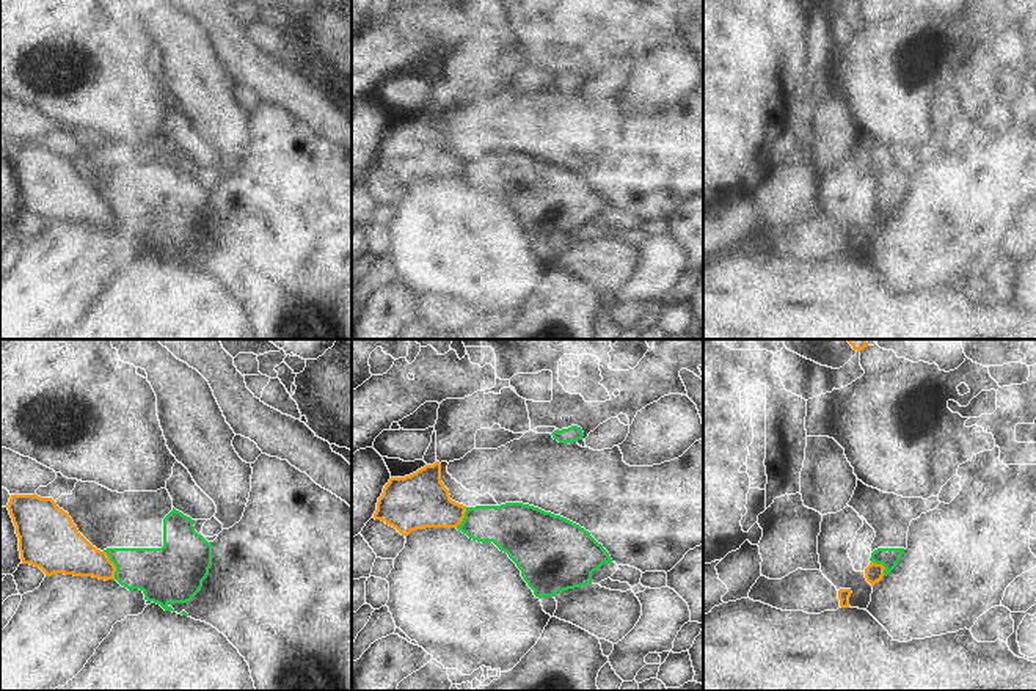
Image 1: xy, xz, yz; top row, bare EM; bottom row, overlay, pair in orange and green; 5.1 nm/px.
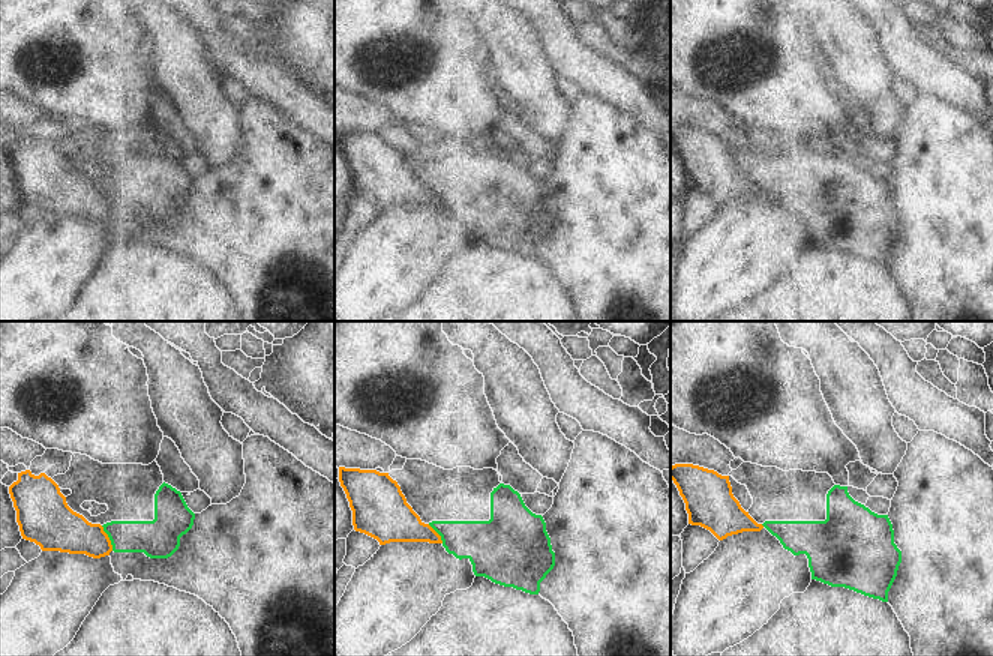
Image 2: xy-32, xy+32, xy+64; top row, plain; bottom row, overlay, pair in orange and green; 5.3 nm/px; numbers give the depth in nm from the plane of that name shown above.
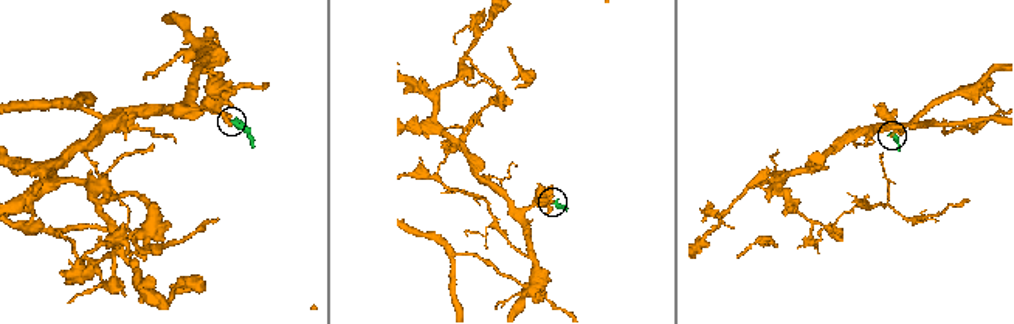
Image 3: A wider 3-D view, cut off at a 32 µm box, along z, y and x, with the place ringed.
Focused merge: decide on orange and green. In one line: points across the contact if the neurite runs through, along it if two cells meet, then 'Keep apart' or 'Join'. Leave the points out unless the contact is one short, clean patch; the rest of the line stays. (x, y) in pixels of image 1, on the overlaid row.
Boundary: xy (104, 550), (115, 567), (115, 578). Keep apart.

